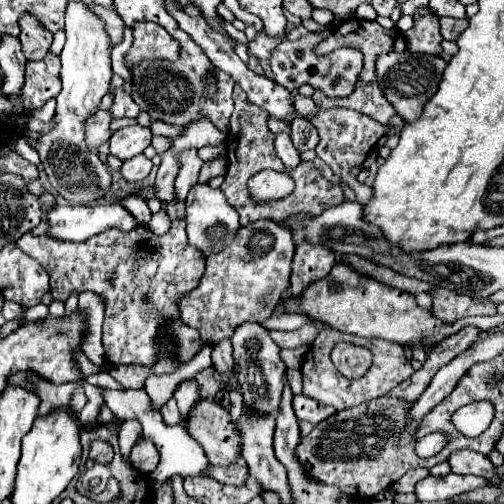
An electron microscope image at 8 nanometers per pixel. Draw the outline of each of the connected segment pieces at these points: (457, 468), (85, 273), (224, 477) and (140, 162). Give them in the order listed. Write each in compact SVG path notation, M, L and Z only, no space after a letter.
M456 449L456 451L448 457L448 463L450 463L450 467L452 467L452 473L460 473L460 475L472 473L472 475L480 475L480 477L490 479L492 485L498 485L498 483L500 483L500 477L498 477L496 471L492 469L492 463L488 461L488 457L484 457L484 455L478 453L478 451Z
M190 149L186 153L182 153L182 165L180 165L180 173L176 177L176 199L172 201L172 213L168 211L170 219L172 219L172 229L158 237L154 235L146 225L140 225L138 229L126 233L120 229L108 229L96 237L90 237L86 241L60 241L56 237L50 235L34 235L34 233L24 233L18 241L14 241L14 245L18 249L22 249L26 255L30 255L32 259L36 259L50 275L50 291L54 295L54 299L66 301L68 295L72 291L94 291L98 295L104 297L106 301L106 319L104 319L104 335L102 335L102 343L104 343L104 351L106 351L106 359L110 365L152 365L156 361L156 345L154 345L154 337L156 337L156 323L160 323L164 317L170 319L170 329L178 339L178 347L180 347L180 359L182 363L186 363L190 357L196 355L196 351L204 345L198 337L198 333L194 329L186 329L176 313L174 313L174 301L178 301L180 295L186 295L188 291L196 289L204 271L206 271L206 257L202 255L202 251L194 249L188 243L186 237L186 197L190 187L196 185L196 177L198 177L198 169L202 167L202 159L198 157L196 149Z
M212 465L210 467L210 475L212 479L220 481L220 483L228 483L228 485L246 485L246 477L248 477L248 469L240 467L240 465L232 465L232 467L218 467Z
M136 155L136 157L126 159L126 161L122 163L120 173L122 173L122 177L124 177L126 181L138 183L138 181L142 181L142 179L150 173L150 169L152 169L152 161L150 161L146 155Z

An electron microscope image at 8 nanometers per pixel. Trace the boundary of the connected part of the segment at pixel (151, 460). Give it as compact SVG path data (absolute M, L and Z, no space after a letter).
M142 437L142 441L132 447L130 459L134 461L134 467L136 467L136 469L140 469L143 473L150 474L158 465L159 453L150 441L146 441L146 437Z

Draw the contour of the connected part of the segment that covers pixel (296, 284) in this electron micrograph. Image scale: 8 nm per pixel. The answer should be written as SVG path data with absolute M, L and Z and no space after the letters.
M300 239L296 243L296 255L294 255L294 265L292 265L290 295L302 297L308 285L324 279L330 273L334 259L336 255L330 253L330 249L322 245L310 245L308 241Z

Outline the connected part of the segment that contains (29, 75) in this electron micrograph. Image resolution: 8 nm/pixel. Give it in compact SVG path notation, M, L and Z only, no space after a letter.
M52 51L40 61L26 61L22 91L8 101L20 107L24 113L30 109L42 109L44 103L60 93L60 57Z

